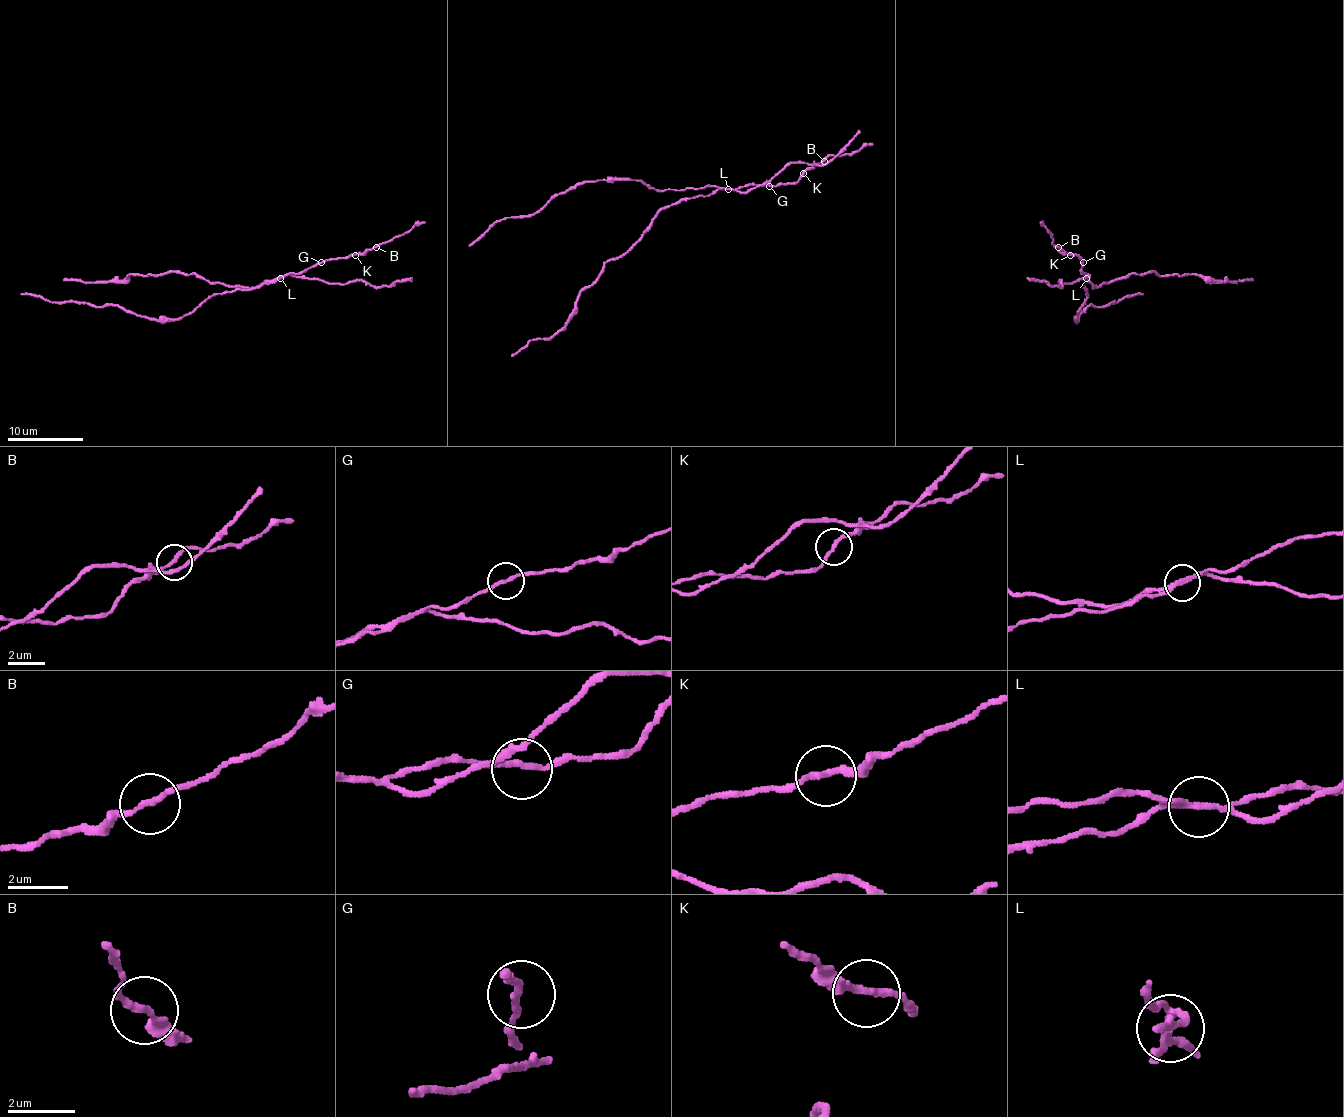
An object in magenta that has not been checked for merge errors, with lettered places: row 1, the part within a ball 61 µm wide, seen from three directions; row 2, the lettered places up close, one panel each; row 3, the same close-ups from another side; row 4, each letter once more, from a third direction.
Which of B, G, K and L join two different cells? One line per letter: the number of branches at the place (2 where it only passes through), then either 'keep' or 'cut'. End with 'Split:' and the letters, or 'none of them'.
B: 2 branches meet; keep
G: 2 branches meet; keep
K: 2 branches meet; keep
L: 2 branches meet; cut
Split: L

